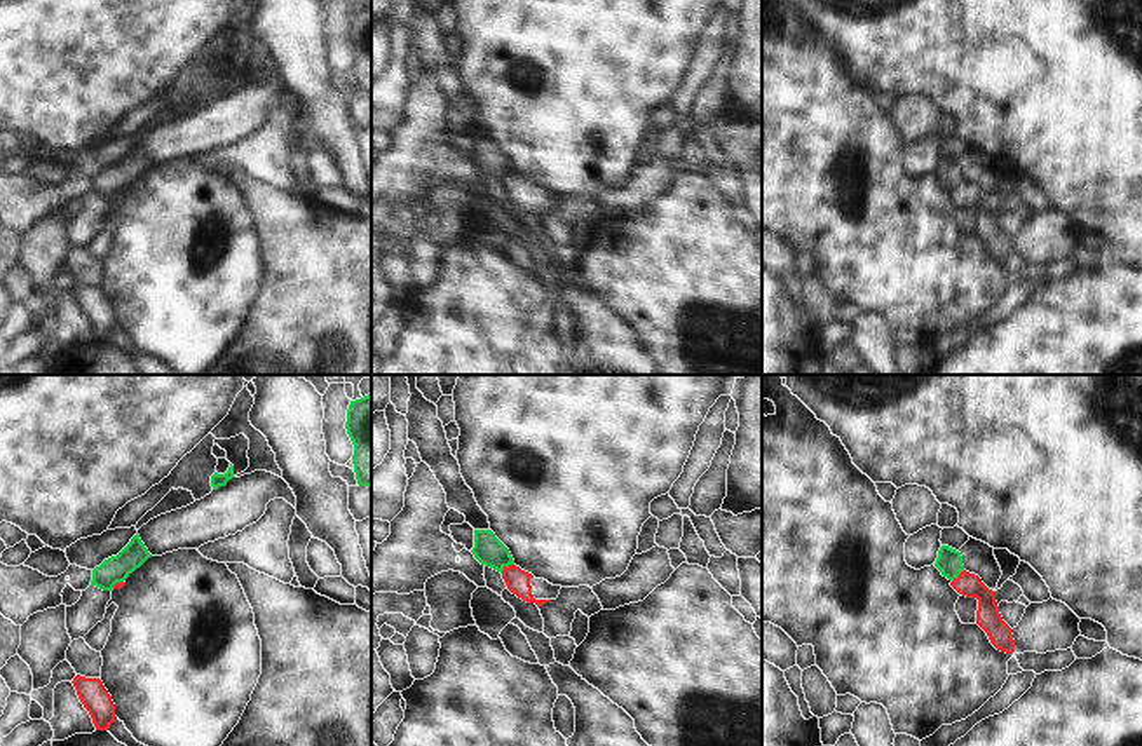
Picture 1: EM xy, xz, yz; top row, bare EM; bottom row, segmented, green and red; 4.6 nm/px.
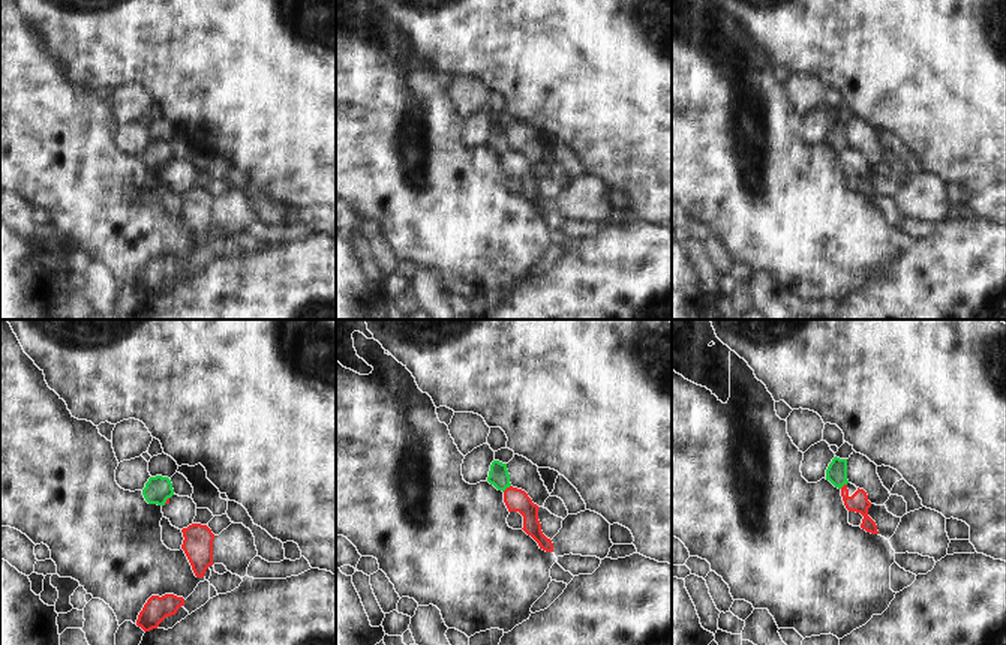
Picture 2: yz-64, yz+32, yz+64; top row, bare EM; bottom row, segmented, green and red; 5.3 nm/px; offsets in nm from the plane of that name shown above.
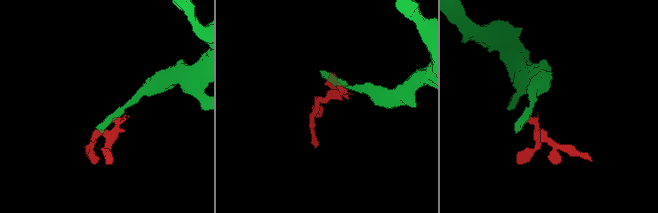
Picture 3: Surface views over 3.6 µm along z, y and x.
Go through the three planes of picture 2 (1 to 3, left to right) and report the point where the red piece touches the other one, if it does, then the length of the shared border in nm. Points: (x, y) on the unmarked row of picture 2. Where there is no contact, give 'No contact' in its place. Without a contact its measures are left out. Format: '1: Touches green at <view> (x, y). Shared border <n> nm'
1: Touches green at yz-64 (167, 162). Shared border 50 nm
2: Touches green at yz+32 (505, 152). Shared border 60 nm
3: Touches green at yz+64 (843, 149). Shared border 50 nm.

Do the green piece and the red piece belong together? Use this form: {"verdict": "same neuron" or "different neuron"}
{"verdict": "different neuron"}

